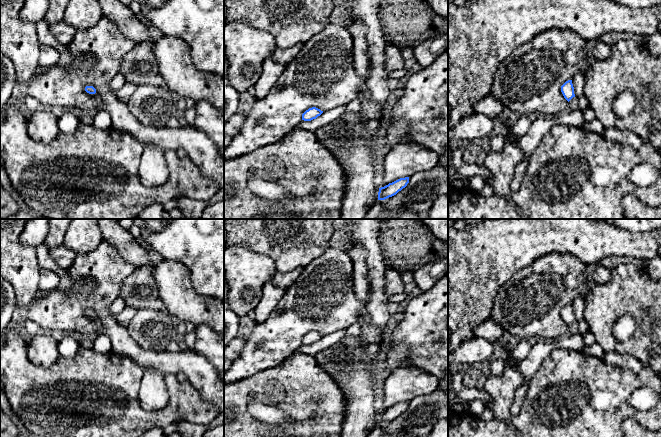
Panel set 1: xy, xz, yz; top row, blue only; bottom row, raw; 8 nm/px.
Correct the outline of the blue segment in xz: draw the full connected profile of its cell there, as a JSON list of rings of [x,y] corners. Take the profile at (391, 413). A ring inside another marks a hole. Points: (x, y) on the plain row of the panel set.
[[[409,401],[400,402],[388,409],[379,412],[378,424],[385,424],[389,421],[396,419],[399,415],[407,410]]]

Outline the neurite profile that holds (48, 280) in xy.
[[[42,269],[39,275],[39,290],[52,291],[59,283],[59,276],[48,269]]]

